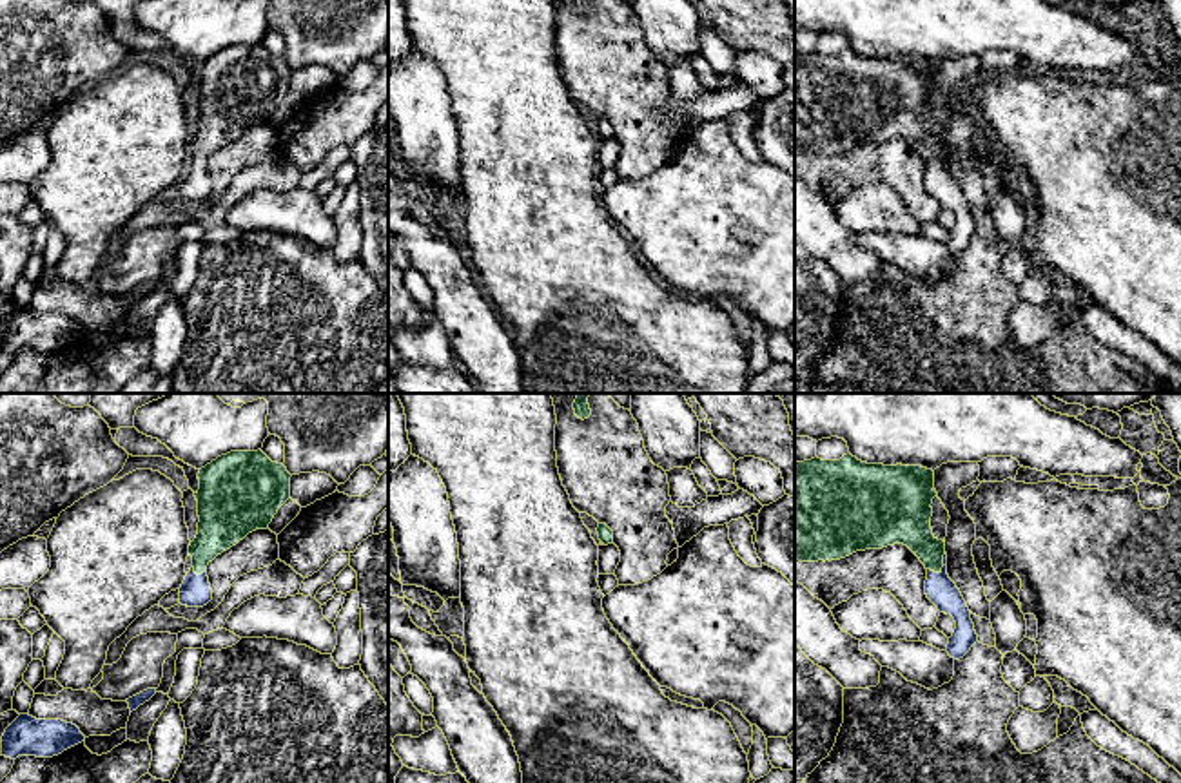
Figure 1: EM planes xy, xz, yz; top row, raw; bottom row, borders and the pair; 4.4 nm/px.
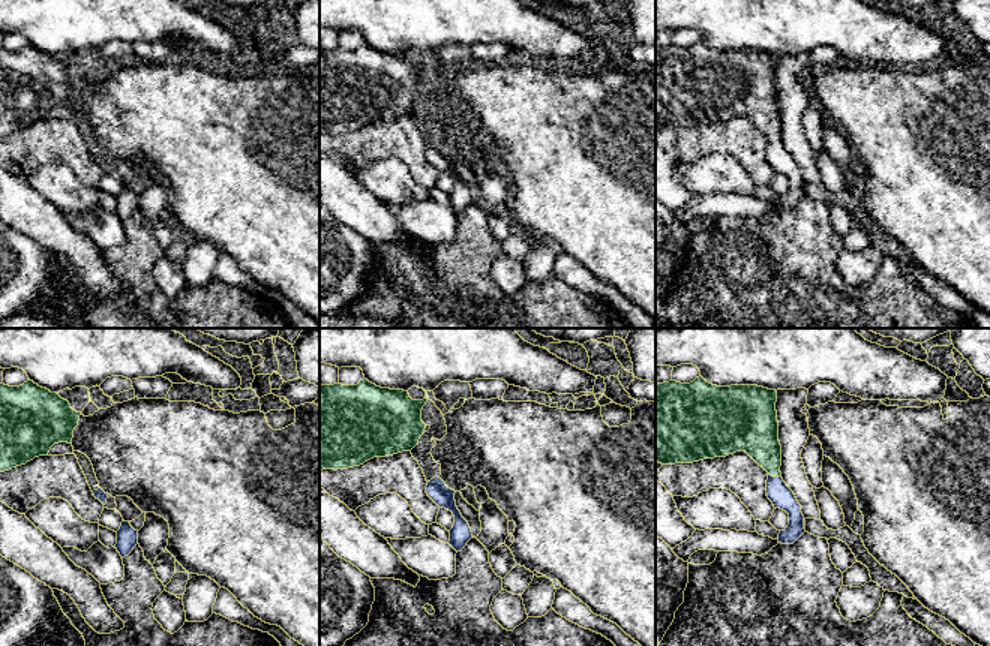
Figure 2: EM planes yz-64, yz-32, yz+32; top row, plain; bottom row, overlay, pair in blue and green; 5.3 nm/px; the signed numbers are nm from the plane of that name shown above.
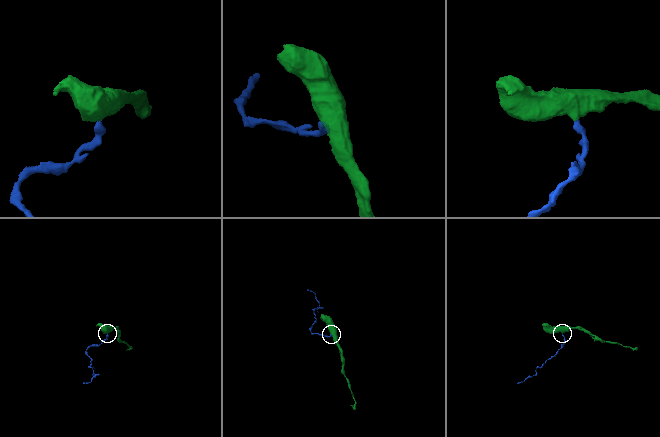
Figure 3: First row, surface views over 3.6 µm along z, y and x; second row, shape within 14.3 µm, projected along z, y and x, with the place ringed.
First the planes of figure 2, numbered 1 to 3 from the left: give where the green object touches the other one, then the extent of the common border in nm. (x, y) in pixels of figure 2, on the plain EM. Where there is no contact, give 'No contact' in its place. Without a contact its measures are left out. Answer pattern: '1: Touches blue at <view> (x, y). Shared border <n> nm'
1: No contact
2: No contact
3: Touches blue at yz+32 (774, 141). Shared border 70 nm

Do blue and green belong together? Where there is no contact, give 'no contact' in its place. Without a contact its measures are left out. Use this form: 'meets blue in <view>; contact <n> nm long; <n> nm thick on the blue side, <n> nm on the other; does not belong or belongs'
meets blue in yz; contact 80 nm long; 140 nm thick on the blue side, 200 nm on the other; belongs

